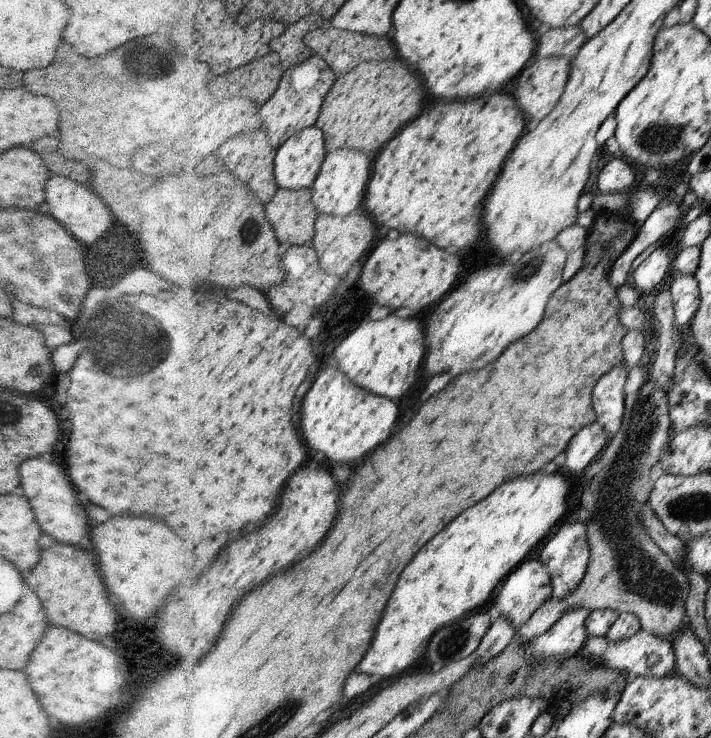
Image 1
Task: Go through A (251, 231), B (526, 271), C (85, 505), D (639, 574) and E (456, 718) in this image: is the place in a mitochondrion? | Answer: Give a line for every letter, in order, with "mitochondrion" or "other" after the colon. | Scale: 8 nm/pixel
A: mitochondrion
B: mitochondrion
C: other
D: mitochondrion
E: mitochondrion

